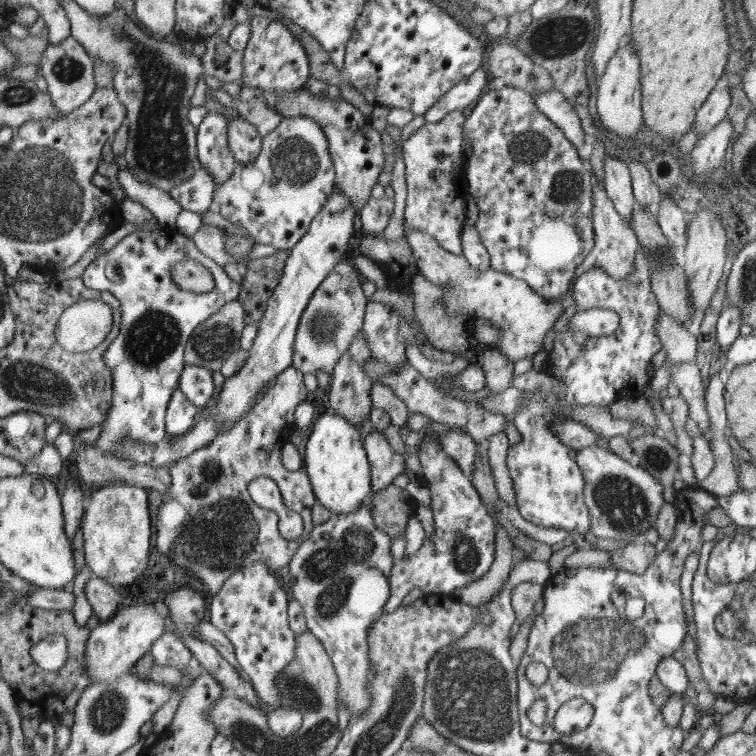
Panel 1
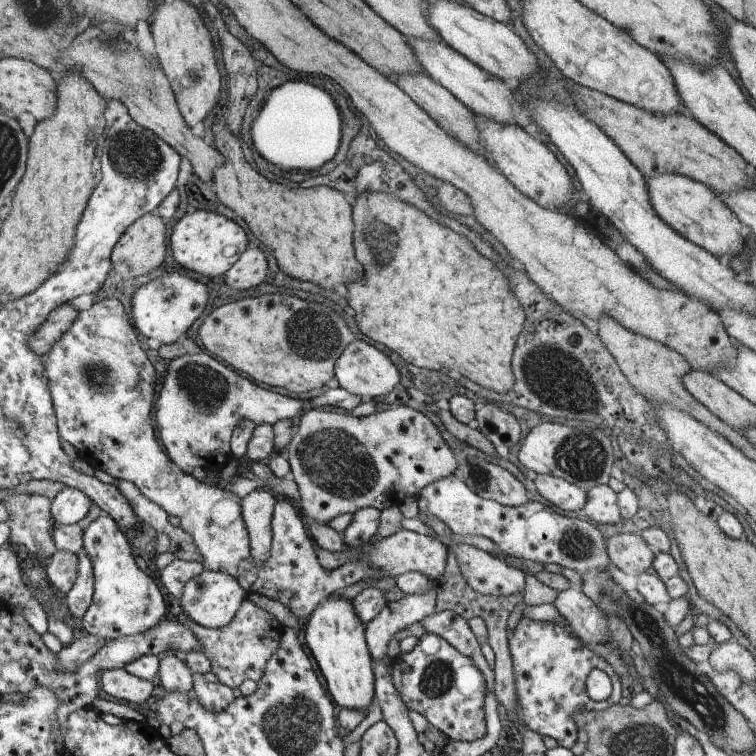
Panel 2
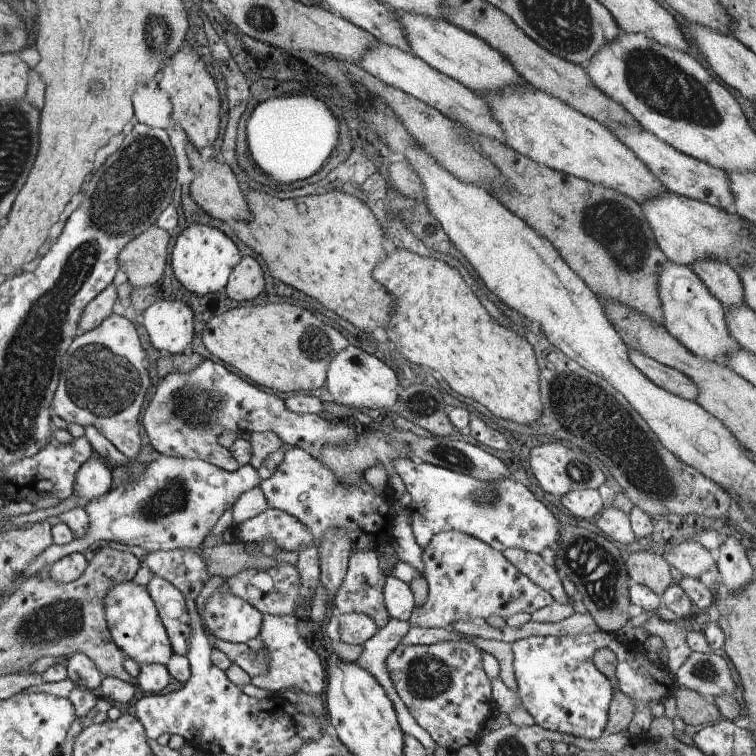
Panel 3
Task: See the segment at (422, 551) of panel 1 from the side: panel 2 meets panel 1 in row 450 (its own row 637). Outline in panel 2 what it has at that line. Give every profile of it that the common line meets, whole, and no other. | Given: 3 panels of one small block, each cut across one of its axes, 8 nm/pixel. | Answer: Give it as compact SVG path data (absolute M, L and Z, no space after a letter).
M424 634L410 653L393 660L392 680L409 710L419 712L434 728L444 732L450 741L475 741L486 736L484 722L484 678L469 656L464 656L444 637Z

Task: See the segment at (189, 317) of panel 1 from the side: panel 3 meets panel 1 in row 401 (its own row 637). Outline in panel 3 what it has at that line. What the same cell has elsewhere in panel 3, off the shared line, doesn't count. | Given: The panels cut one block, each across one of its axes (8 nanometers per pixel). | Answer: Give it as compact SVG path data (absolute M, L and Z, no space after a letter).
M134 582L118 584L113 587L105 600L106 618L110 624L111 636L120 650L138 664L157 663L164 666L169 664L174 656L173 646L169 634L164 630L162 618L159 616L158 606L154 598Z

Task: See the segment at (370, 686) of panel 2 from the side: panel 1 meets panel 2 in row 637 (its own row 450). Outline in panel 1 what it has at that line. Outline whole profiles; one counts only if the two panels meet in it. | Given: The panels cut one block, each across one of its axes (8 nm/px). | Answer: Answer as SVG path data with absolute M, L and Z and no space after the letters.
M328 411L313 422L304 448L303 464L315 488L316 498L324 508L332 510L334 514L350 514L370 497L371 466L368 466L366 452L362 448L360 432L346 418Z

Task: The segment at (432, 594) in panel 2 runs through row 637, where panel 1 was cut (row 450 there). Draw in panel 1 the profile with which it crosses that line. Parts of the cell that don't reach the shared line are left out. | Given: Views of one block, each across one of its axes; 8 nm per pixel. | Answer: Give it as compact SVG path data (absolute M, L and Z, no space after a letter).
M379 431L364 437L364 446L367 447L368 458L371 459L371 495L374 495L392 484L392 480L407 469L407 463L402 455L394 453L386 437Z

